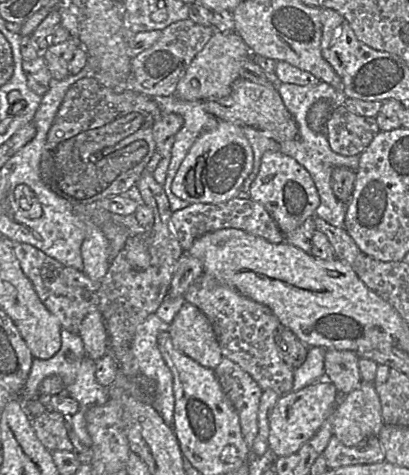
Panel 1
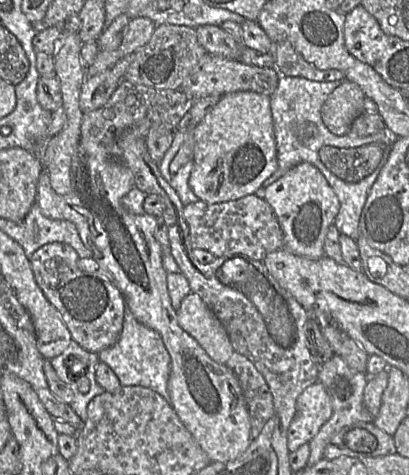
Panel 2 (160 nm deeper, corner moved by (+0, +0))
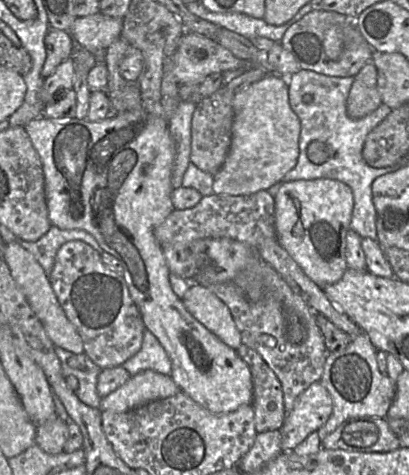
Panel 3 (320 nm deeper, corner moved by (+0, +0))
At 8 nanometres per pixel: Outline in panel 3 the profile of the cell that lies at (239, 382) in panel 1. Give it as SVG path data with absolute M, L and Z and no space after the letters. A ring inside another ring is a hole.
M242 344L237 353L248 365L252 376L256 432L280 430L287 415L281 382L255 350Z

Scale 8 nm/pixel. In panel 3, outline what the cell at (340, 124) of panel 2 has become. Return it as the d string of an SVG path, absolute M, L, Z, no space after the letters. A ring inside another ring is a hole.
M372 62L365 64L353 78L346 102L346 111L350 118L362 118L382 103L377 78L377 69Z

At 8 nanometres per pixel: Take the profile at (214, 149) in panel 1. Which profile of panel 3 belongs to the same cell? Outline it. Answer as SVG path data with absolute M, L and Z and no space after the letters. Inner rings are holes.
M269 74L251 84L235 94L233 110L231 145L222 167L213 175L213 192L216 195L240 196L267 190L282 181L284 175L296 165L299 156L300 120L289 104L286 80L280 75Z

